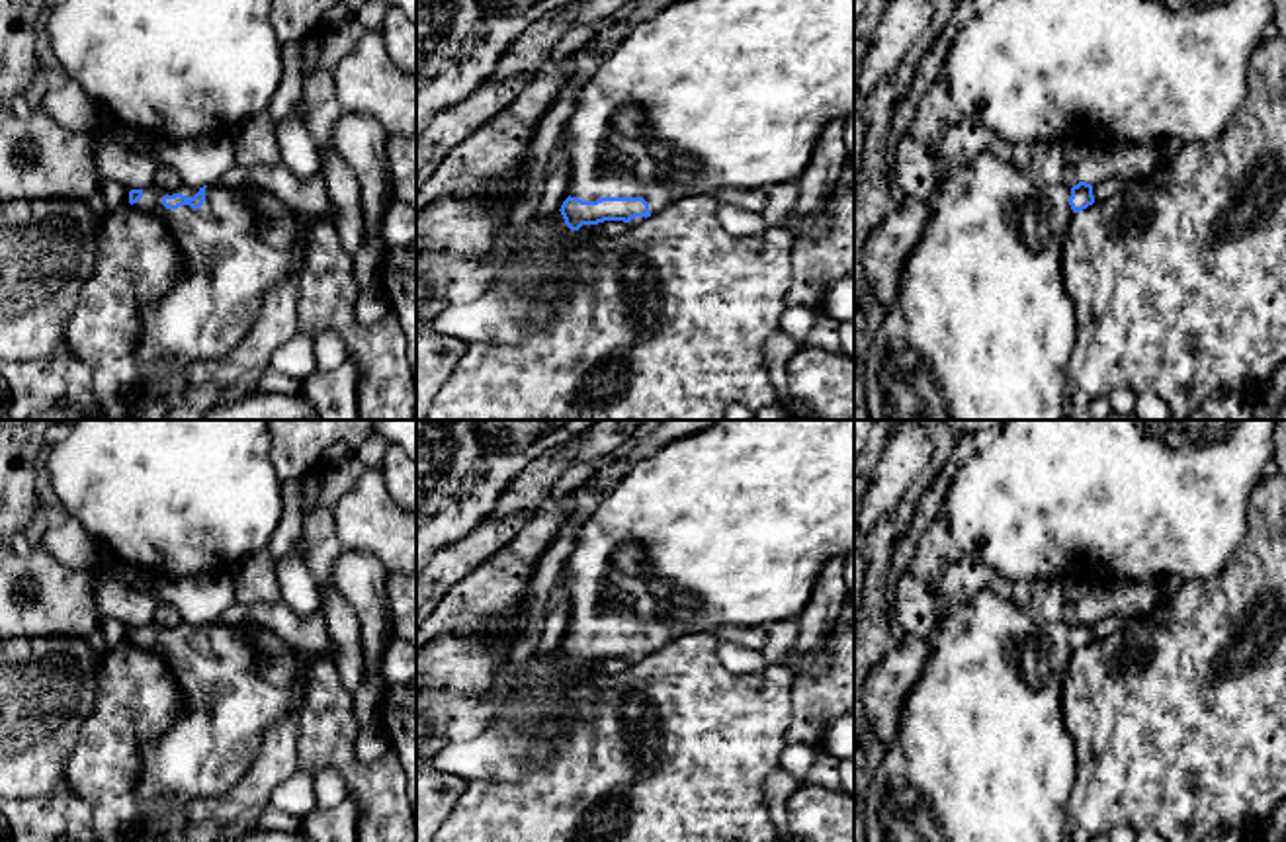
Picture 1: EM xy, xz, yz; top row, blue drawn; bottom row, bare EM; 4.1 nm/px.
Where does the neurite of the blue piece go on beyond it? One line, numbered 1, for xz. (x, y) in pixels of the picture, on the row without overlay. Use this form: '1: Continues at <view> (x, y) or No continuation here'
1: Continues at xz (729, 526)

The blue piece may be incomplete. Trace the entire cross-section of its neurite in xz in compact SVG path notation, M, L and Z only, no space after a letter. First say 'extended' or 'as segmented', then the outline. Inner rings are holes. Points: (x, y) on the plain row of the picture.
extended; M717 420L692 436L664 443L655 453L639 459L622 477L612 492L586 514L577 531L575 549L567 561L563 584L571 596L569 635L561 653L571 668L604 658L639 658L664 645L692 635L713 633L723 625L768 627L778 621L795 619L809 598L829 561L854 551L854 420Z

